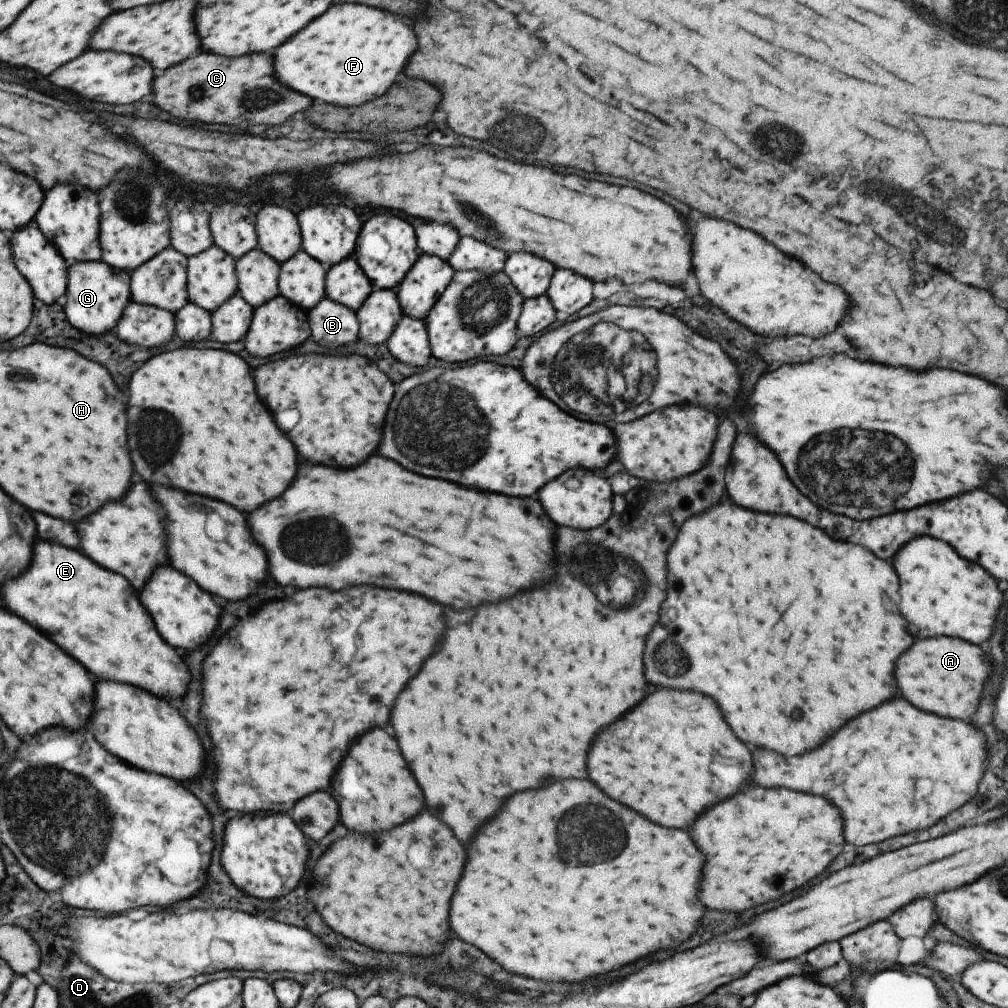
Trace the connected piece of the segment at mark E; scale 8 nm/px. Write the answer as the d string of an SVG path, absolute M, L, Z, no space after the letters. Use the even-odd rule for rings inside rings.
M38 542L34 548L30 574L24 572L20 578L8 580L2 588L2 594L4 600L10 600L4 602L8 610L18 614L26 622L34 622L32 626L36 626L44 636L52 638L52 642L56 642L72 658L82 662L96 678L134 684L156 696L168 694L170 698L182 698L186 694L186 686L190 684L190 670L180 654L160 638L150 614L146 614L144 606L138 600L136 590L124 576L104 570L88 556L50 542Z

